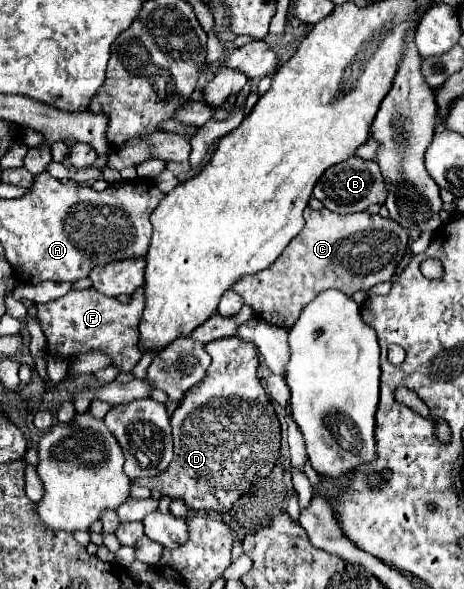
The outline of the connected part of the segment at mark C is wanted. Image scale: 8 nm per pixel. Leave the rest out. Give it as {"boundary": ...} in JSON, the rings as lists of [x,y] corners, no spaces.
{"boundary":[[[306,208],[304,220],[304,230],[284,248],[270,268],[244,276],[232,286],[254,308],[256,316],[286,330],[298,320],[304,306],[328,288],[352,296],[358,290],[370,290],[374,284],[390,282],[408,246],[408,232],[378,214],[336,214],[326,208]]]}

